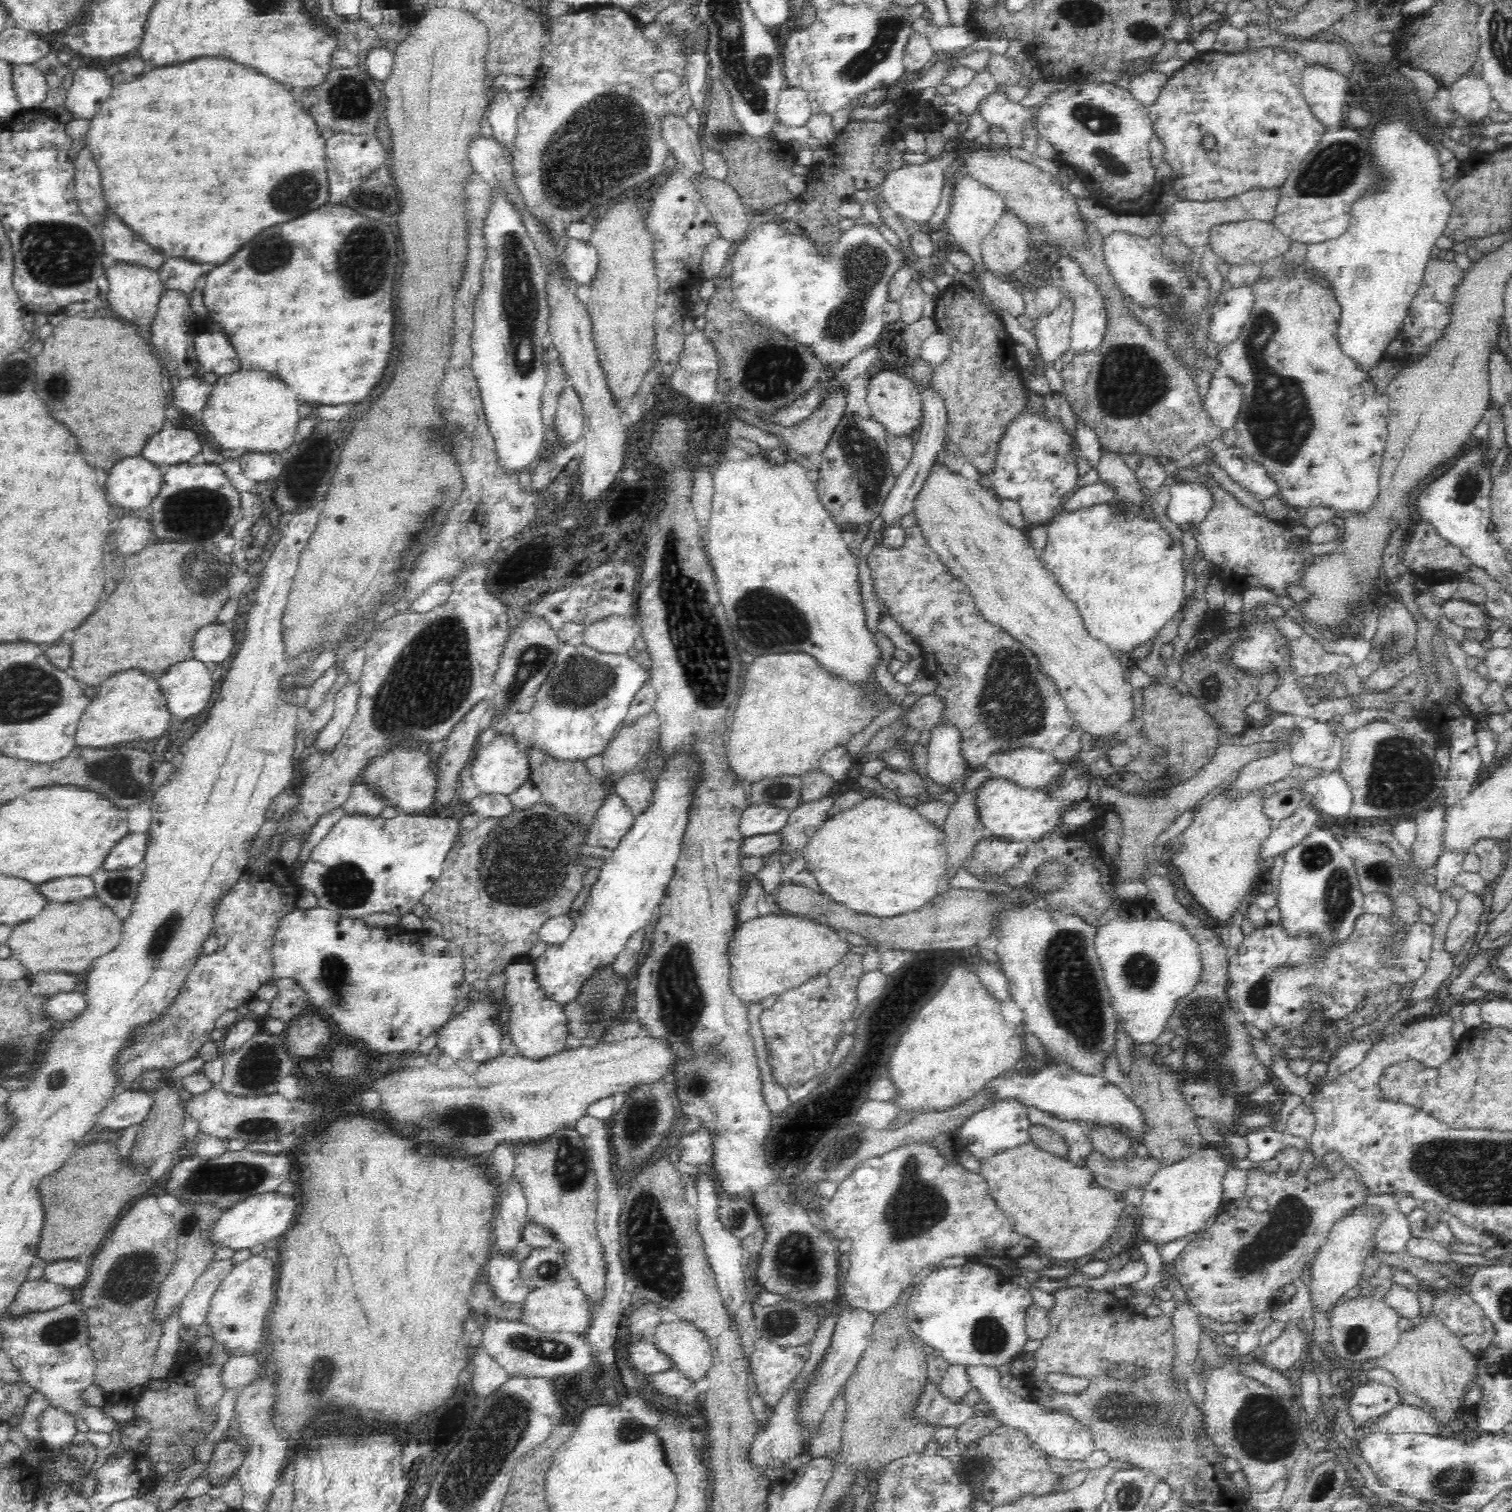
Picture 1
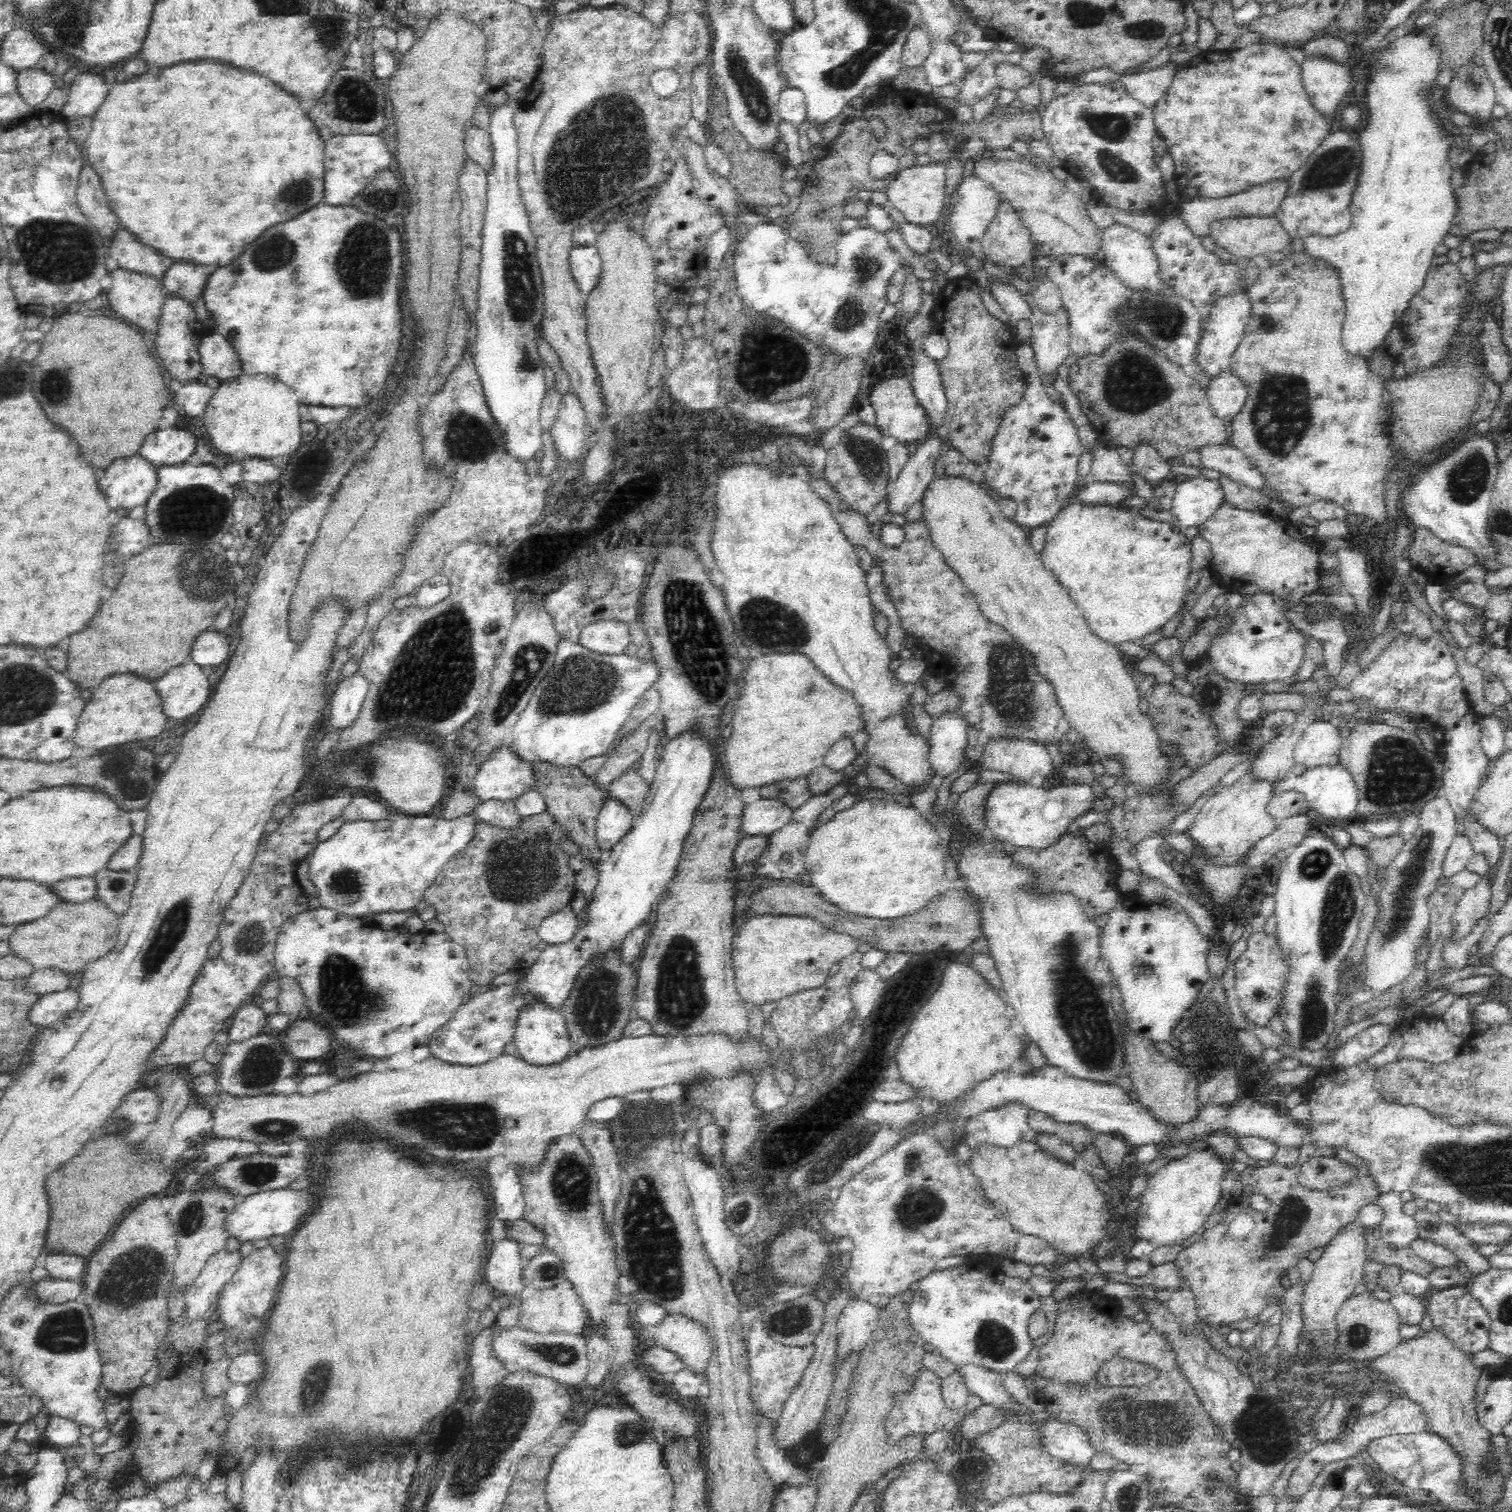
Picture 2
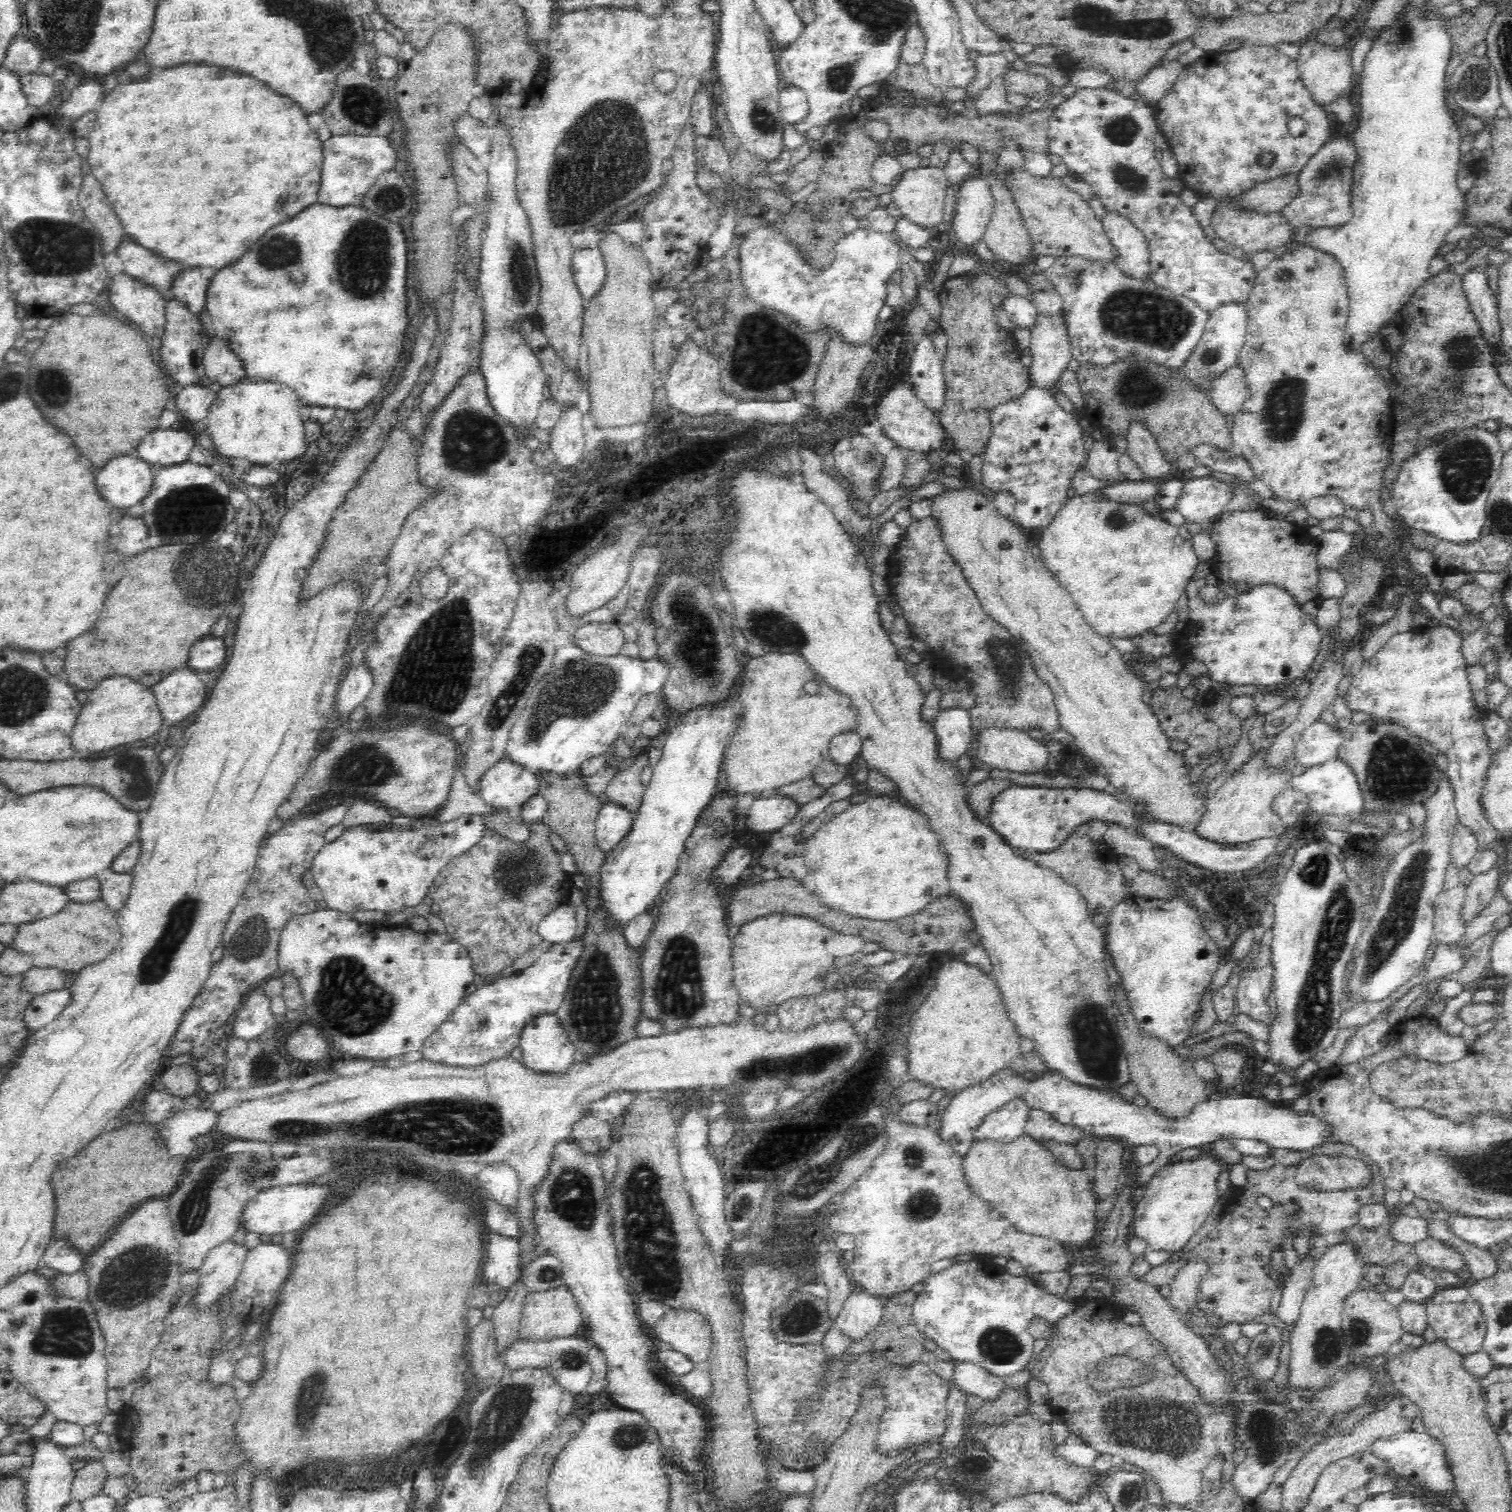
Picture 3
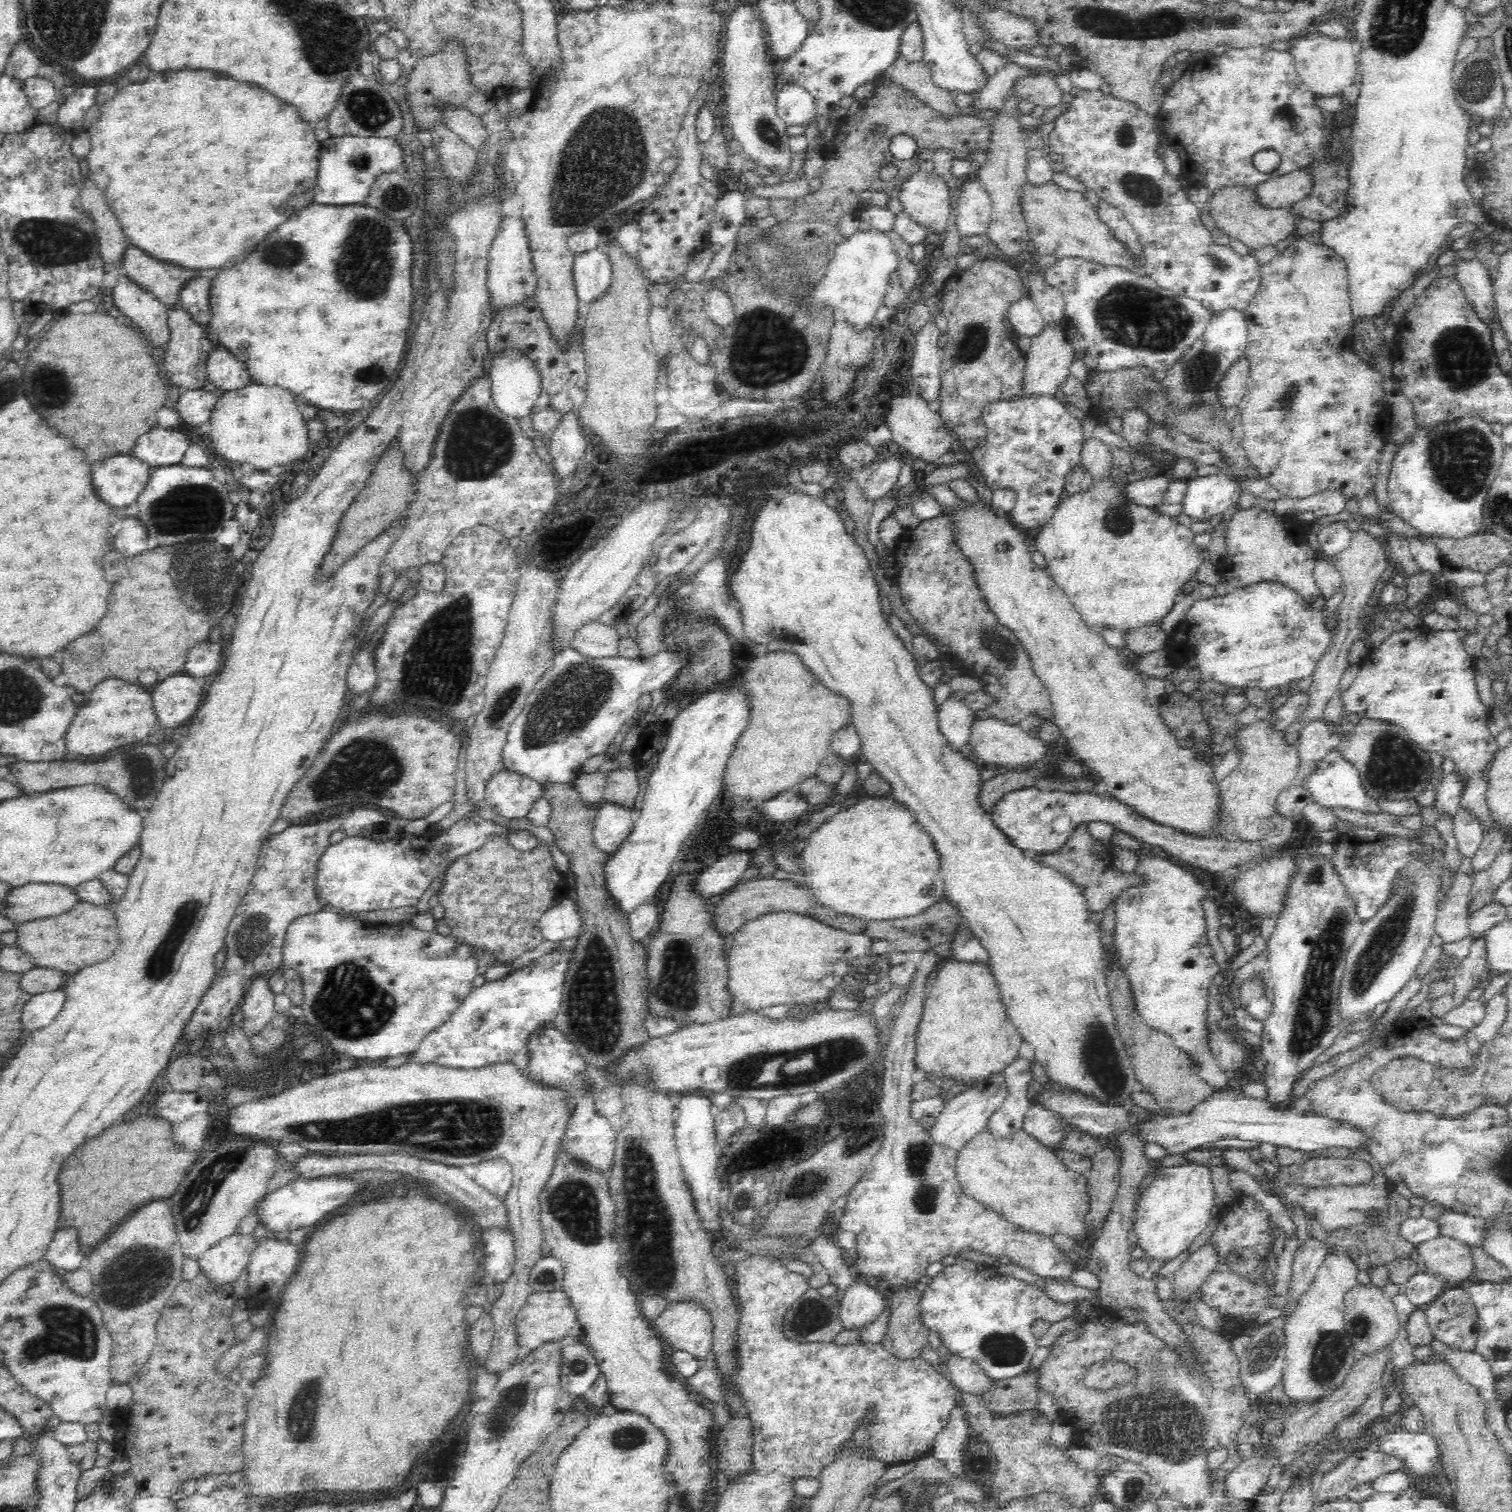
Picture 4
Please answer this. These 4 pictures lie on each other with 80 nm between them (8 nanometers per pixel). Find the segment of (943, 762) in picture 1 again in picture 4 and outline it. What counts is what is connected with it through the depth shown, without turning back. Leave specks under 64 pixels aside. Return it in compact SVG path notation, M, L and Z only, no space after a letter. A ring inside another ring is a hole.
M951 692L950 697L939 706L938 712L942 735L958 750L968 744L970 728L976 719L976 712L964 702L964 692Z

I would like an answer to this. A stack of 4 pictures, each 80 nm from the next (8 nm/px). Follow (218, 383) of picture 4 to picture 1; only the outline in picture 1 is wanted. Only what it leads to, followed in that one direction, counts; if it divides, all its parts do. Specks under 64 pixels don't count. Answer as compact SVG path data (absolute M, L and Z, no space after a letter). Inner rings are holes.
M214 322L195 339L195 353L200 368L218 376L234 374L240 370L238 354L230 346L228 338L220 334Z

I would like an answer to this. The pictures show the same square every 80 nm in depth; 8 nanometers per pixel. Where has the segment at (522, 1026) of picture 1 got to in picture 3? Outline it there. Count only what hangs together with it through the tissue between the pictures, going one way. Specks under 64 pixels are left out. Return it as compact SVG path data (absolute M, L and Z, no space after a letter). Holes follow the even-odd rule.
M554 1014L538 1016L520 1036L523 1065L534 1074L562 1076L574 1066L576 1047Z

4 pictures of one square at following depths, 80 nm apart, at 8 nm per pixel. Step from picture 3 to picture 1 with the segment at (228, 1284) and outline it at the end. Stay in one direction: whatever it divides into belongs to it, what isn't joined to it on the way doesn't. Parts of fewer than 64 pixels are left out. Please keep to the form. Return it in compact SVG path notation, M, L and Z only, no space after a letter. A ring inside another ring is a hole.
M211 1260L208 1268L181 1300L178 1315L181 1326L200 1326L206 1322L210 1300L218 1286L233 1272L234 1260Z

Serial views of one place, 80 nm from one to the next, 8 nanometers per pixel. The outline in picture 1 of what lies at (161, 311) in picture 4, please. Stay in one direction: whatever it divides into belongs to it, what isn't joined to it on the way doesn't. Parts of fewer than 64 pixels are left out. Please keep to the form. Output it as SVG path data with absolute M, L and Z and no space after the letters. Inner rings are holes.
M117 261L105 273L109 282L106 306L111 307L118 318L132 325L150 326L158 316L160 294L165 290L162 281L159 279L159 274L149 268L127 266L127 264Z

